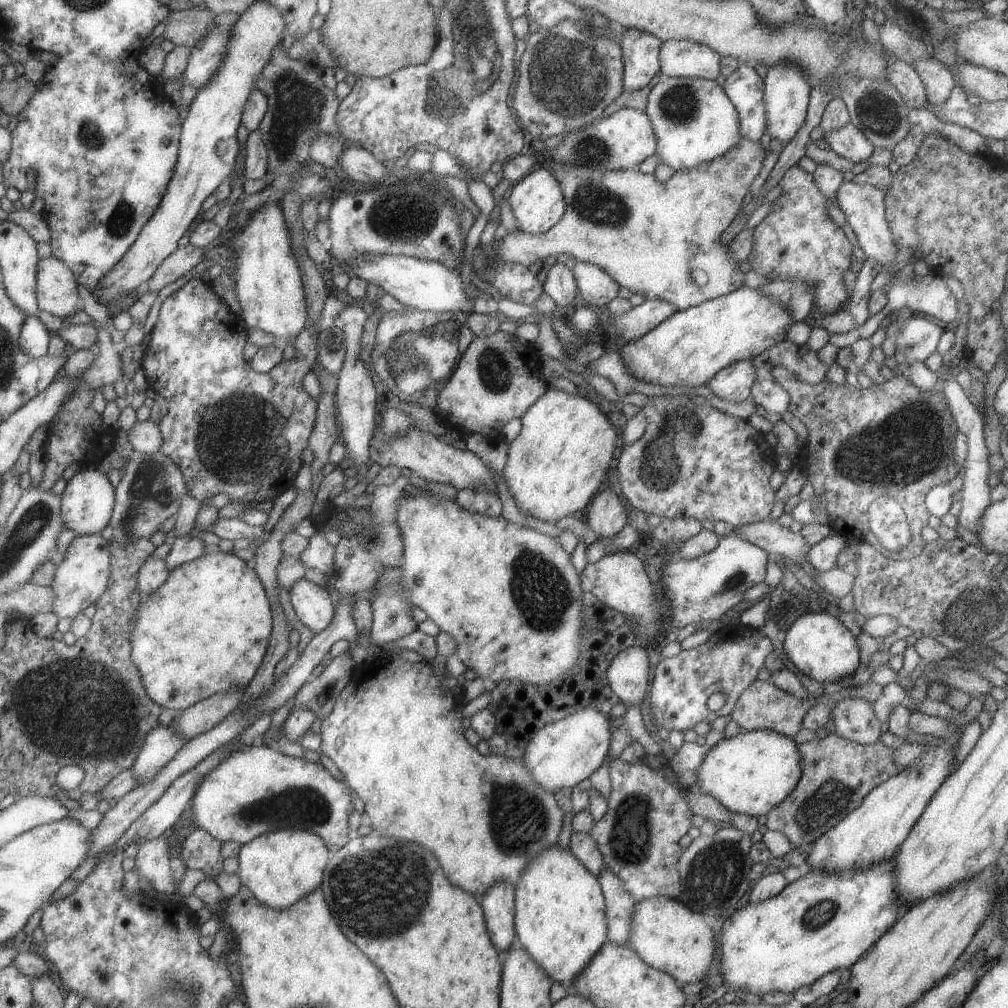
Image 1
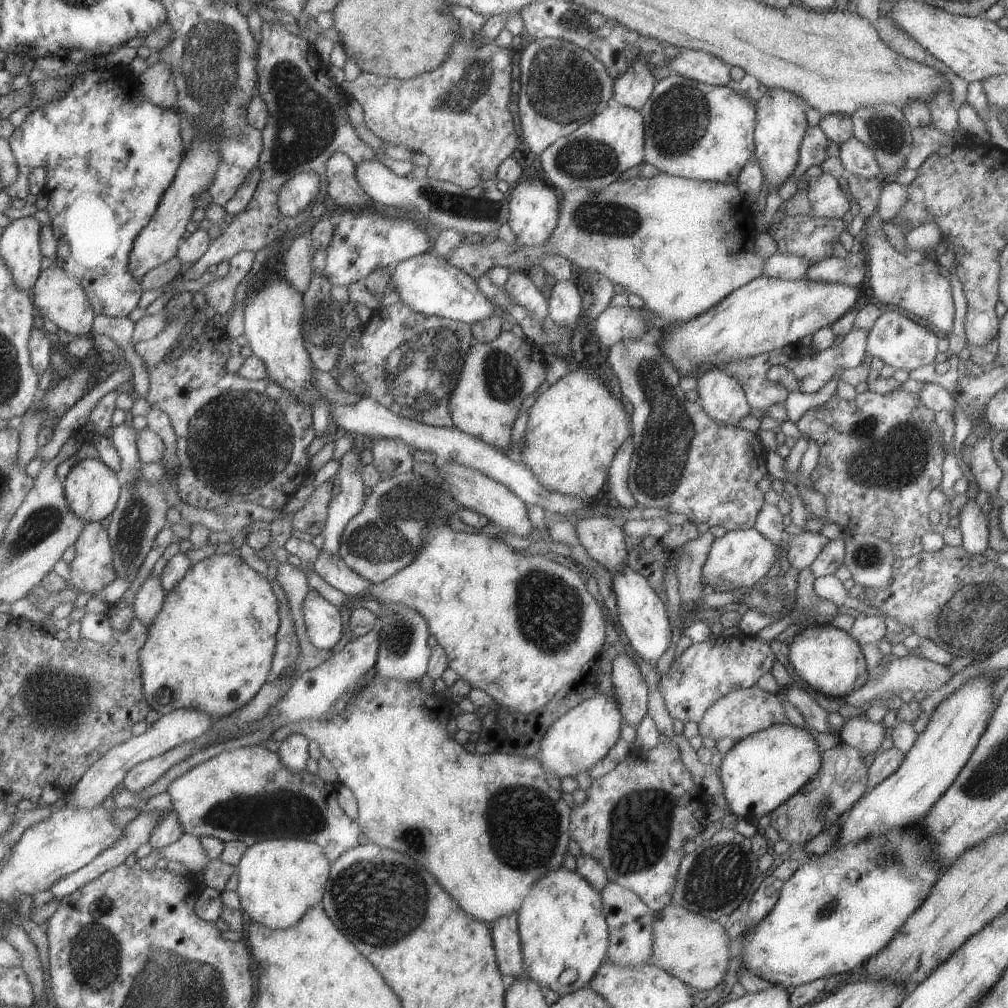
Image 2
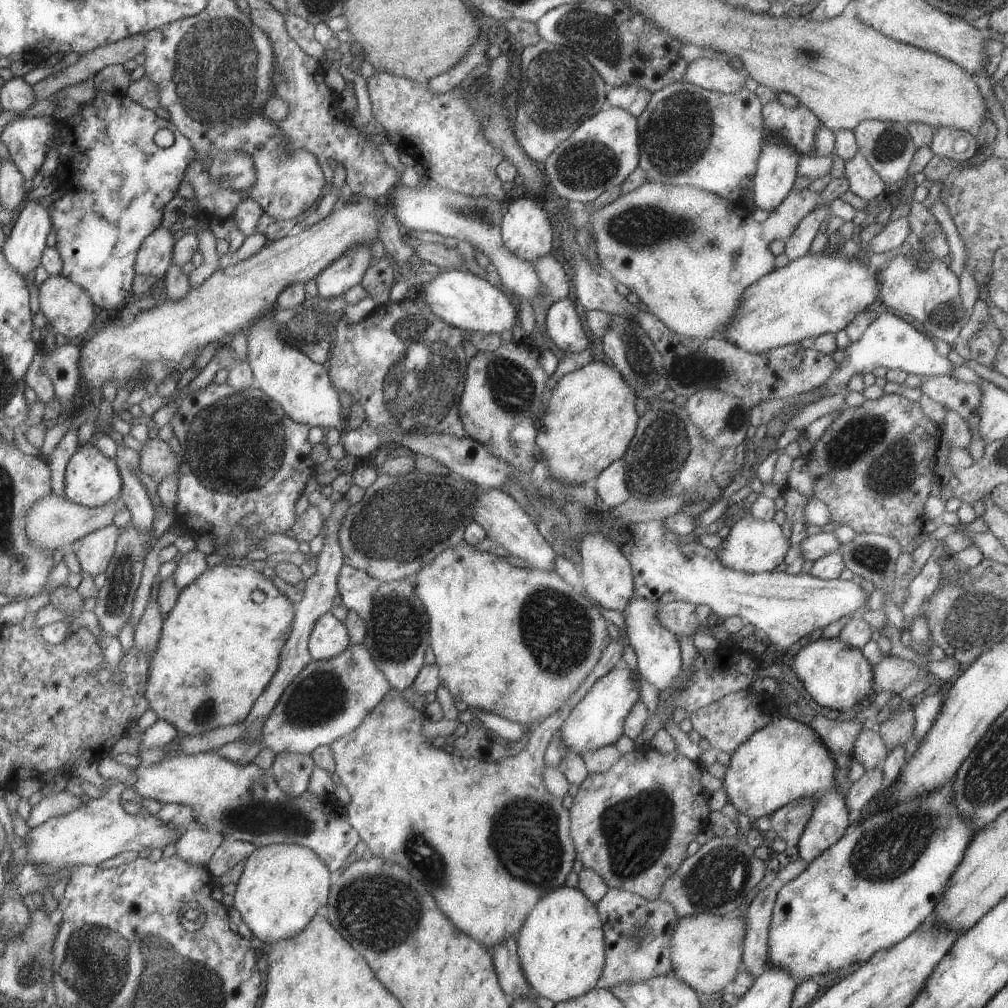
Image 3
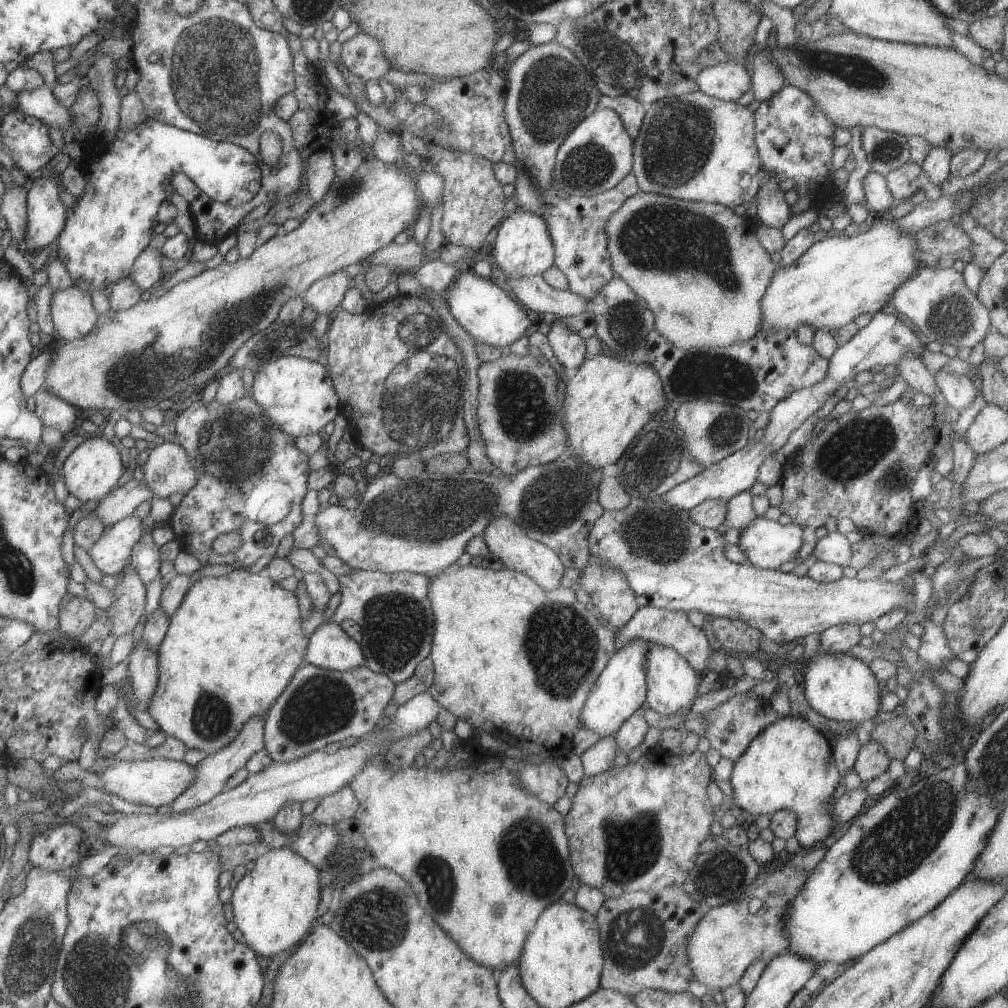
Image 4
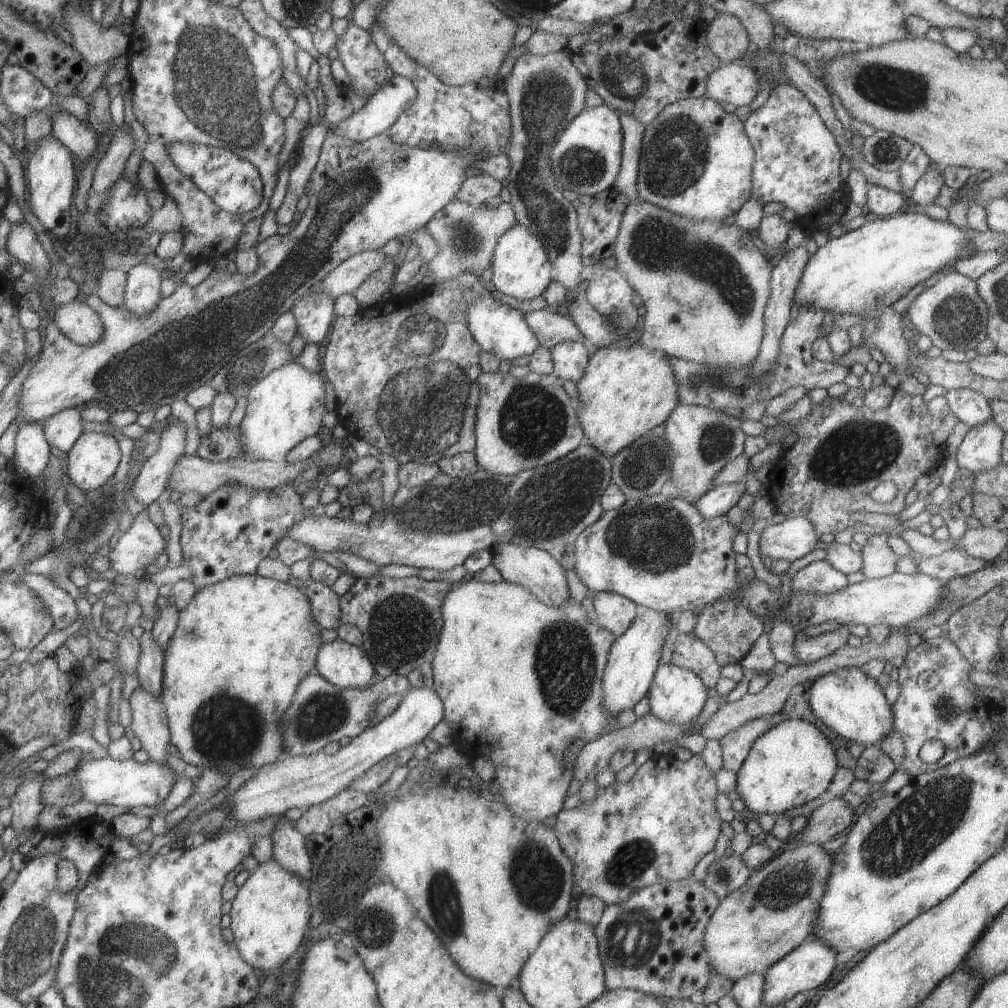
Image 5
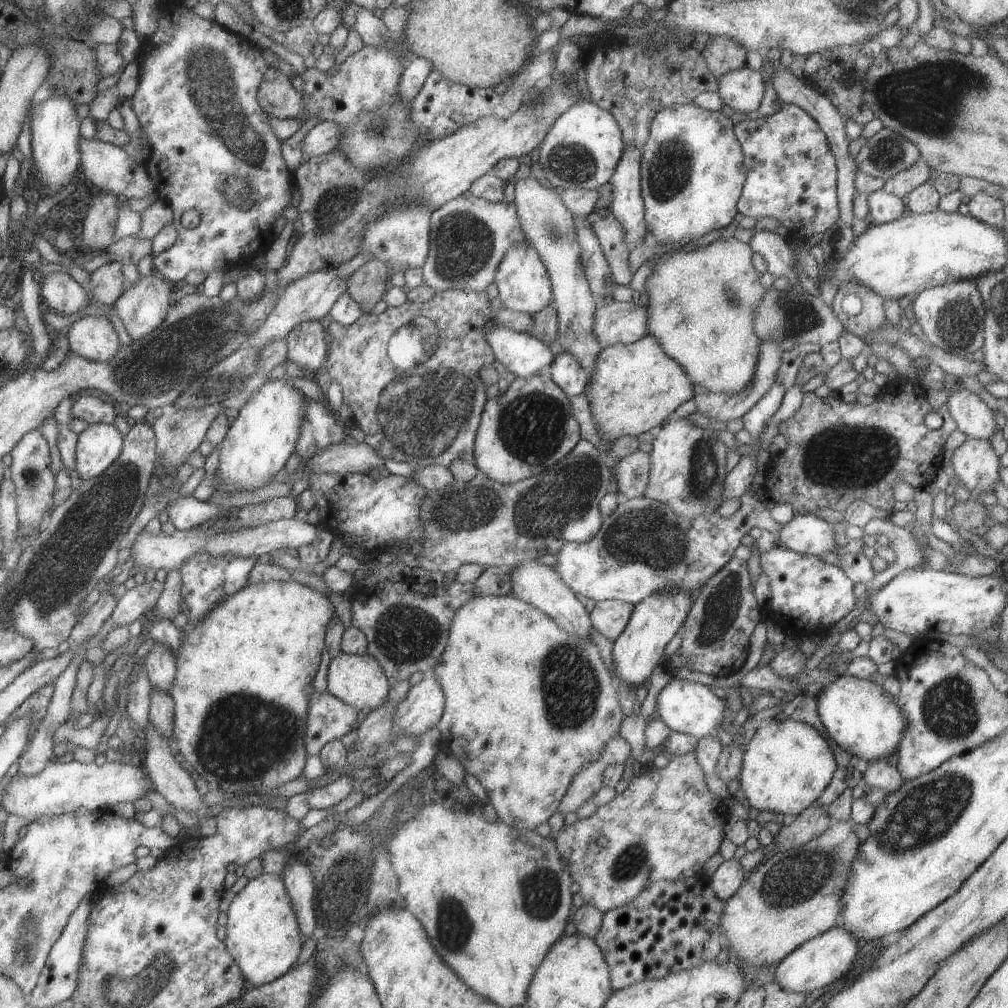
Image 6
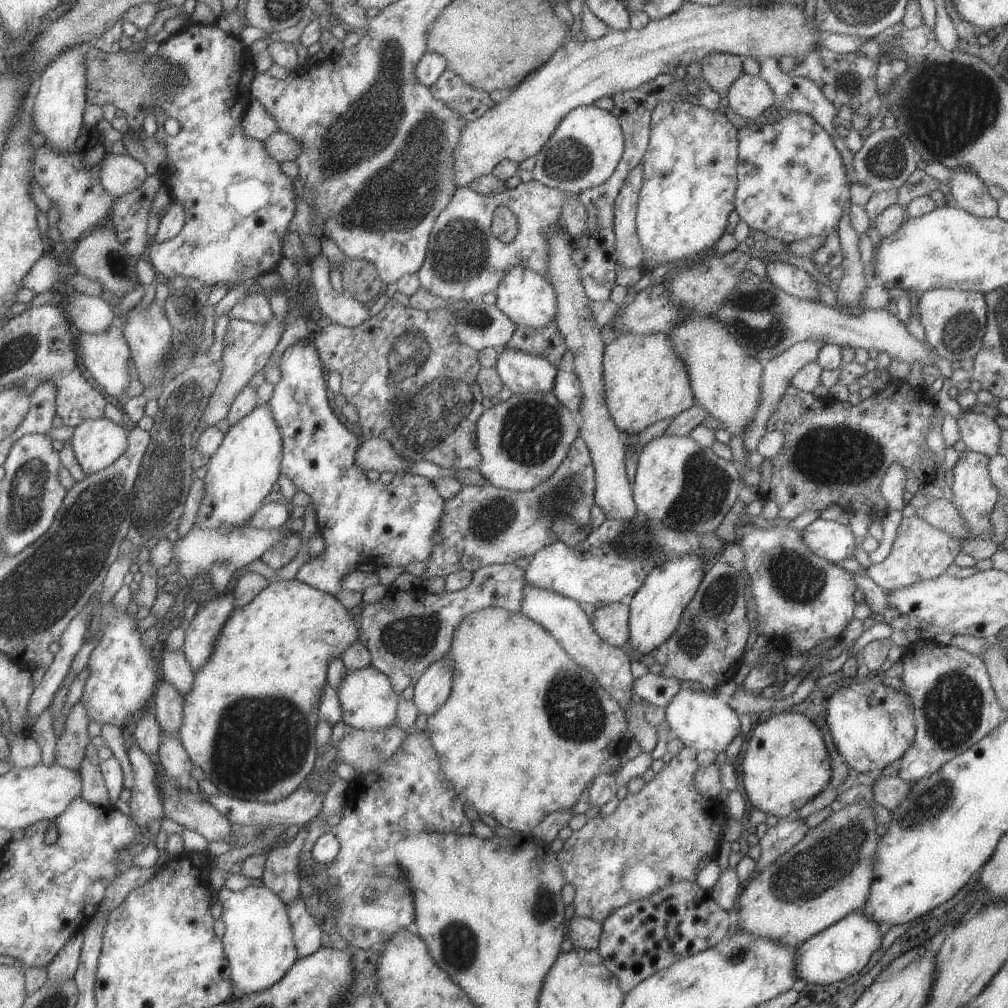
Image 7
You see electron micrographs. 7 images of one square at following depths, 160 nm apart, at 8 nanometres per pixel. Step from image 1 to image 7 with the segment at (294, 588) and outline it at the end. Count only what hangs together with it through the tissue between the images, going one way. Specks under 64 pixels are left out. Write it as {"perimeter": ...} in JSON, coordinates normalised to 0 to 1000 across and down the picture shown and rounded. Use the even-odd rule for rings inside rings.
{"perimeter":[[[367,659],[345,666],[333,685],[338,703],[338,713],[353,724],[380,723],[391,718],[395,688],[392,688],[386,673]]]}

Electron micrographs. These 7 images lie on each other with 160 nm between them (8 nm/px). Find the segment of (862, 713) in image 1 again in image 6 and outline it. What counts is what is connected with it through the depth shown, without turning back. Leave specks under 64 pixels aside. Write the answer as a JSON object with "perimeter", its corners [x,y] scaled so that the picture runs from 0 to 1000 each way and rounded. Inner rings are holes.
{"perimeter":[[[876,751],[859,757],[854,774],[860,782],[874,782],[879,788],[891,783],[896,776],[888,757]]]}

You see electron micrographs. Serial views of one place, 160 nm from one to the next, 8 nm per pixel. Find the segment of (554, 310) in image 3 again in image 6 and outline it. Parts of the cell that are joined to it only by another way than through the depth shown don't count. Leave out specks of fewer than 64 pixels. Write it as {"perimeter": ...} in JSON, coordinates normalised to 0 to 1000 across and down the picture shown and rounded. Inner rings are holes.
{"perimeter":[[[561,348],[549,354],[544,372],[564,395],[579,389],[580,382],[583,380],[580,366],[566,350]]]}

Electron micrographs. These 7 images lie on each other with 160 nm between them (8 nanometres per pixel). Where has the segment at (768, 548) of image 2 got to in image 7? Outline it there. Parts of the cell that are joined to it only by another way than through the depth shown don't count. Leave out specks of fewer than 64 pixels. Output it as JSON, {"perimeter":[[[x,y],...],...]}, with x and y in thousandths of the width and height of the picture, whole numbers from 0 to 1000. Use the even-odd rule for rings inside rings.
{"perimeter":[[[811,513],[793,527],[795,536],[813,554],[834,560],[834,556],[846,552],[848,534],[841,522],[829,517],[817,517]]]}

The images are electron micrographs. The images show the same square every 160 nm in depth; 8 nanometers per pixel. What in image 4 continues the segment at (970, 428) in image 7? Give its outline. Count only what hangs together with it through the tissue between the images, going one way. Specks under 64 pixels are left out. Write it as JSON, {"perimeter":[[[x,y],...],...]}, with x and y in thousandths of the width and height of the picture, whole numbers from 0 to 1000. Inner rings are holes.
{"perimeter":[[[936,366],[926,367],[926,372],[938,401],[947,404],[950,409],[967,395],[969,389],[960,373],[938,369]]]}

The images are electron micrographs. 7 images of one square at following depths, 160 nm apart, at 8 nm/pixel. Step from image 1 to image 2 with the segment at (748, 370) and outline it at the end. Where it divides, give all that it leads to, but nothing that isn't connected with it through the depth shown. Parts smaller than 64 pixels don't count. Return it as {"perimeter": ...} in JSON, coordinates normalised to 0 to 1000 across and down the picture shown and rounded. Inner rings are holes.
{"perimeter":[[[701,366],[690,375],[690,389],[694,404],[709,418],[718,422],[731,423],[732,417],[741,412],[741,401],[735,380],[717,366]]]}

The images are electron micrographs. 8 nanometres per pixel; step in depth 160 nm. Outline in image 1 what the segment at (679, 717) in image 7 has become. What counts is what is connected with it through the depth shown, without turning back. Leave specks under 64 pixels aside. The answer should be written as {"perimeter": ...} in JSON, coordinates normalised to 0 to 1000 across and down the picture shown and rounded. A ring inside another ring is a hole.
{"perimeter":[[[624,546],[609,547],[599,551],[596,555],[588,559],[582,559],[580,563],[574,568],[576,585],[586,587],[594,597],[604,601],[607,605],[620,609],[634,619],[634,627],[640,635],[646,635],[654,629],[654,615],[656,610],[650,598],[649,589],[645,581],[640,563],[636,556]]]}

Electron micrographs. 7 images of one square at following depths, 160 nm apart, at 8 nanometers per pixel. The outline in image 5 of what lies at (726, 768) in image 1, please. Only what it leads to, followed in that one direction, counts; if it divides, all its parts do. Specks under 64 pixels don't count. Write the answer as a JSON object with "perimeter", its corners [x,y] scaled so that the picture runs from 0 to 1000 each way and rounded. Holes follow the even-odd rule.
{"perimeter":[[[778,713],[765,720],[752,730],[743,743],[741,752],[730,766],[730,786],[733,789],[732,800],[740,800],[747,808],[774,809],[795,798],[807,794],[820,784],[831,758],[828,755],[828,743],[822,733],[804,716],[797,713]]]}

